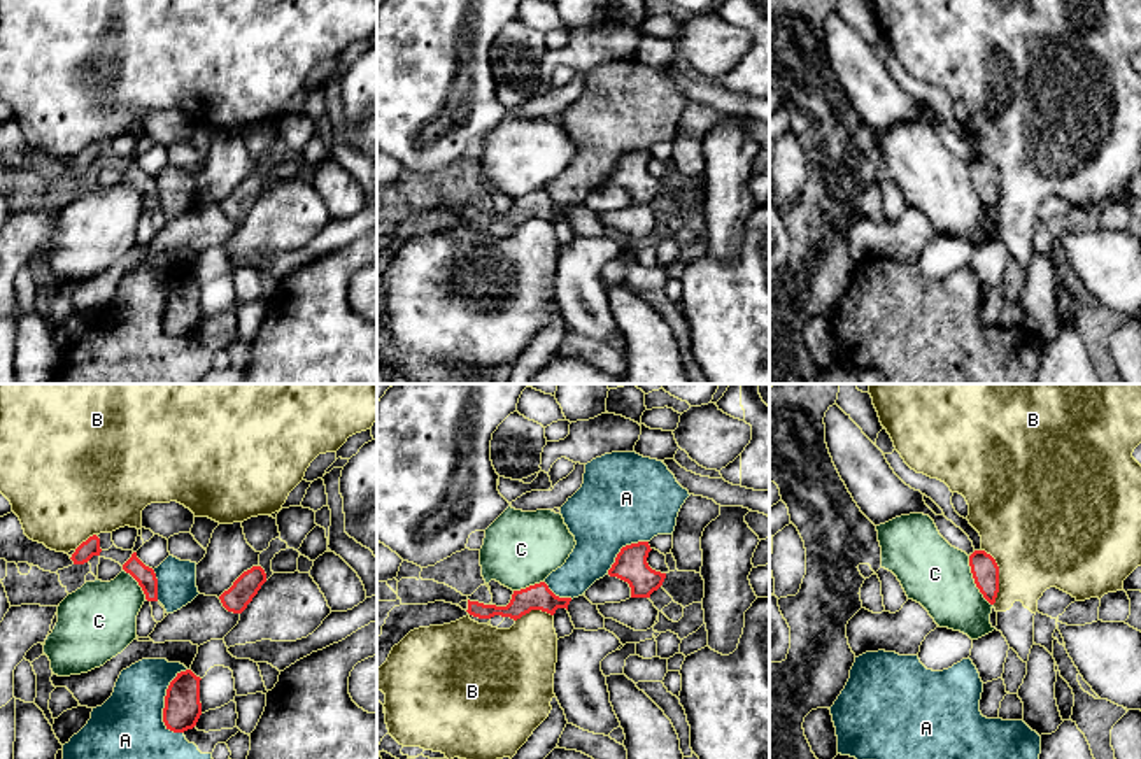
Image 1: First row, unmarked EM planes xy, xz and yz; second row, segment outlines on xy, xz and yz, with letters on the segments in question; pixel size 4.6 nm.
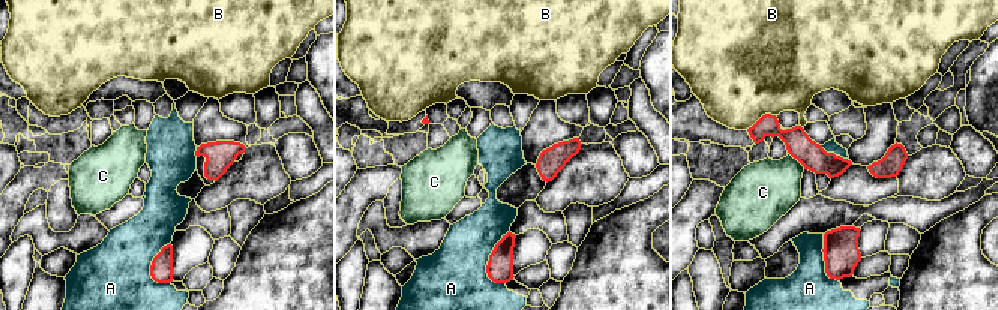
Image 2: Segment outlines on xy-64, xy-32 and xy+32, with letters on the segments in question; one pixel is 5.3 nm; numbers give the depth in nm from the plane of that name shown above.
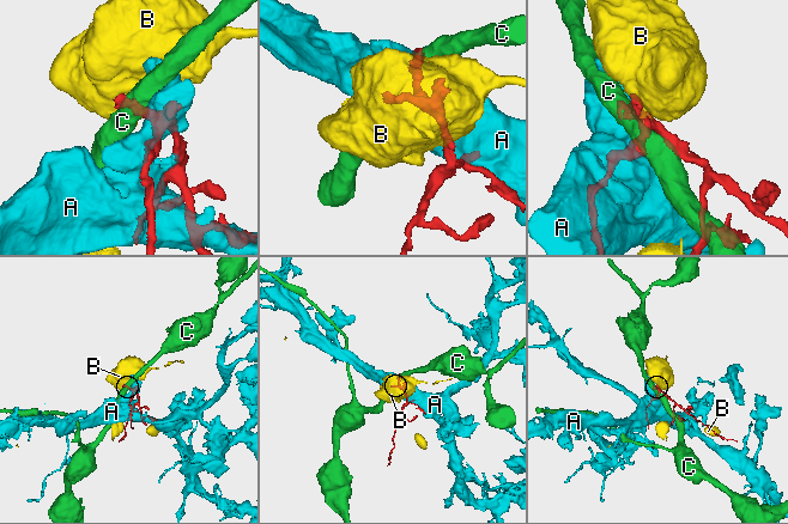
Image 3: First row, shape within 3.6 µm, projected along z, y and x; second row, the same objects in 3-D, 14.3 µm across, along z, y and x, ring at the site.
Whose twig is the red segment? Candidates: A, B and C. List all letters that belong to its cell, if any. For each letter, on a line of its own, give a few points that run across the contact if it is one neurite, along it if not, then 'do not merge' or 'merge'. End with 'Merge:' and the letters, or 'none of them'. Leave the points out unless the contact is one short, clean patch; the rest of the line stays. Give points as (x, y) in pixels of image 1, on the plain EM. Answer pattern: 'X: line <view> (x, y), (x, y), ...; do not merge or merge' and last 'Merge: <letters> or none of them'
A: do not merge
B: do not merge
C: line yz (968, 163), (973, 190), (992, 212); do not merge
Merge: none of them

